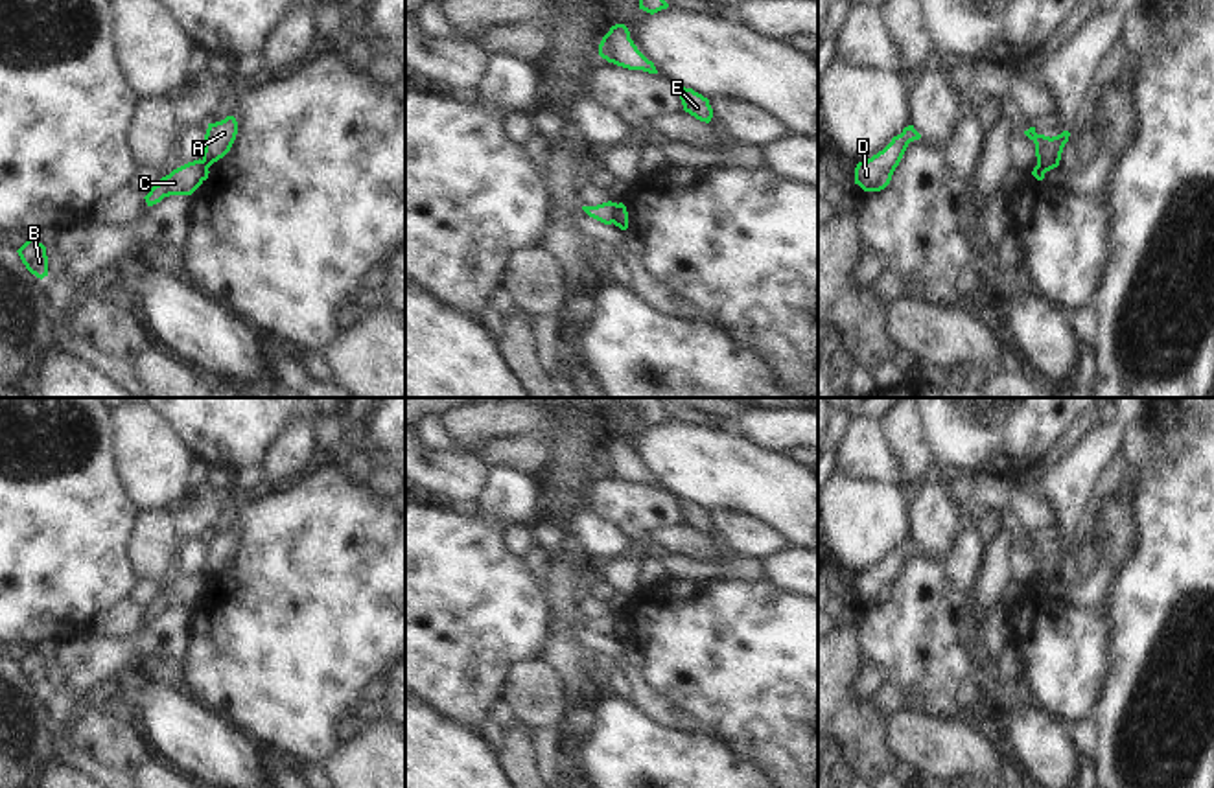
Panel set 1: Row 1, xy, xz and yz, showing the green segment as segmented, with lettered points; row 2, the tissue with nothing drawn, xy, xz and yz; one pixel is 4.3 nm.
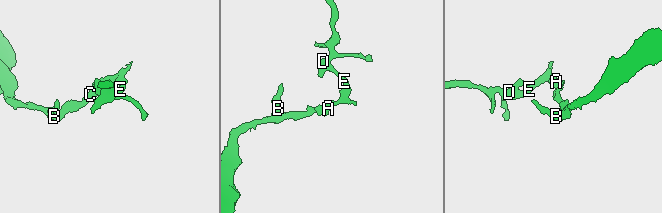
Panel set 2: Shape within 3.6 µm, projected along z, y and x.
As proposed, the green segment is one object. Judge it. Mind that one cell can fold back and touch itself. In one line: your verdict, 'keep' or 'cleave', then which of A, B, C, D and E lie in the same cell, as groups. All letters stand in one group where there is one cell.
cleave | A D E / B C

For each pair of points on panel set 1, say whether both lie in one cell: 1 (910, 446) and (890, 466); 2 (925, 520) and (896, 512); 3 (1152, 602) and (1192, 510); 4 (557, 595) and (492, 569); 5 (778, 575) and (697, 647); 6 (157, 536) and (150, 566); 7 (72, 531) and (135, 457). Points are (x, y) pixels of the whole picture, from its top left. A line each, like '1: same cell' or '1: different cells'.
1: different cells
2: different cells
3: same cell
4: different cells
5: different cells
6: same cell
7: different cells

